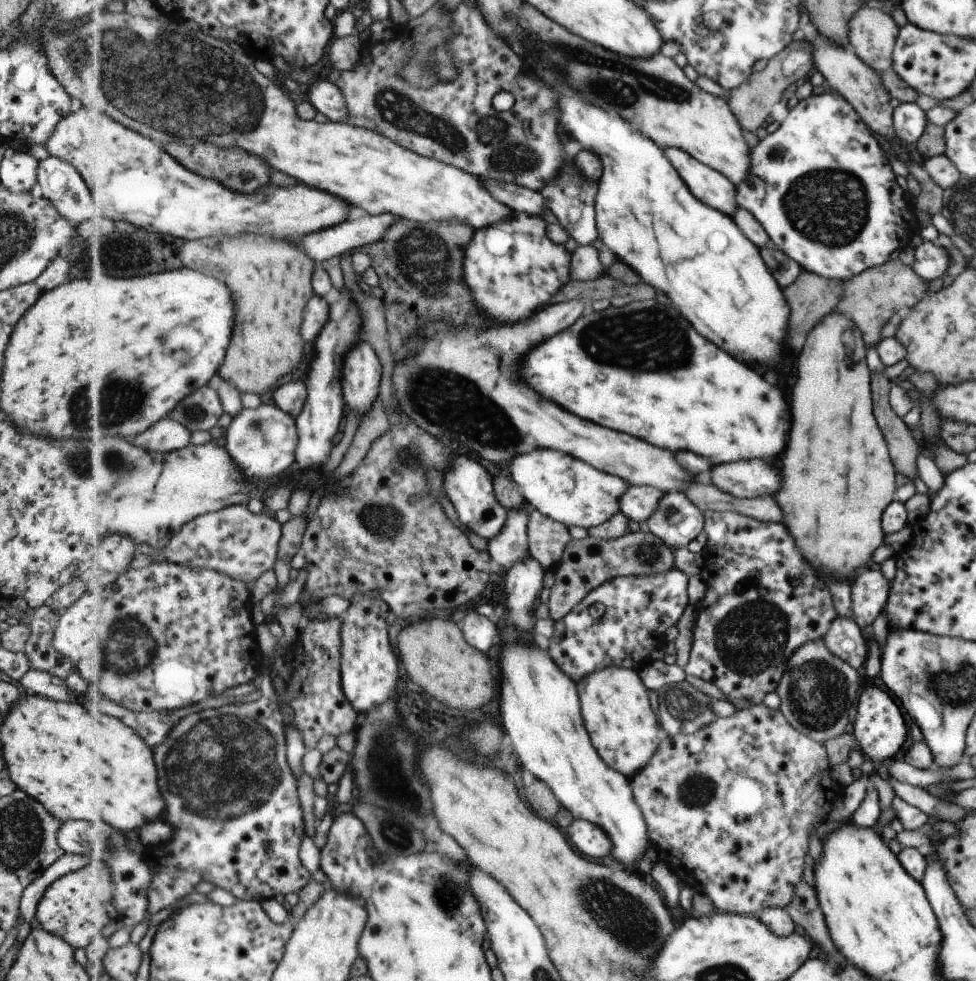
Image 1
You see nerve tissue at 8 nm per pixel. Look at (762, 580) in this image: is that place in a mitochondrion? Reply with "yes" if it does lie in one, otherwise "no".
no

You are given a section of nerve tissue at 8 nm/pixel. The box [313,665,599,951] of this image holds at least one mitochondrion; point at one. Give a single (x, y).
(382, 769)

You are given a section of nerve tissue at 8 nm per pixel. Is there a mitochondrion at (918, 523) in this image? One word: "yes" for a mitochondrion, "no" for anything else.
no

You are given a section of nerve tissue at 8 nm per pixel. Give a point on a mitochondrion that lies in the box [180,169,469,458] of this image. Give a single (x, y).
(420, 257)

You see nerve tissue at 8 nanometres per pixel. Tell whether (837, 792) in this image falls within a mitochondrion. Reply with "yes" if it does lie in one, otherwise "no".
no

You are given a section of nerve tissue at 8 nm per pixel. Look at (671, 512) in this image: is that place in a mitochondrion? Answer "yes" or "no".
yes

